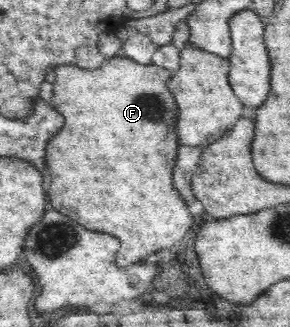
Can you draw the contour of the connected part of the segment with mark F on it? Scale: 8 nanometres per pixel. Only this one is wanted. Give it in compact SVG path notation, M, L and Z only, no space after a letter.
M112 57L98 68L80 68L74 64L60 64L54 68L51 105L66 118L64 128L48 142L46 166L50 172L48 198L54 208L74 222L106 232L120 242L116 264L120 268L143 261L148 254L158 253L180 242L190 230L194 216L188 212L186 202L176 192L172 174L178 152L178 106L166 88L173 72L156 64L140 64L131 58Z

